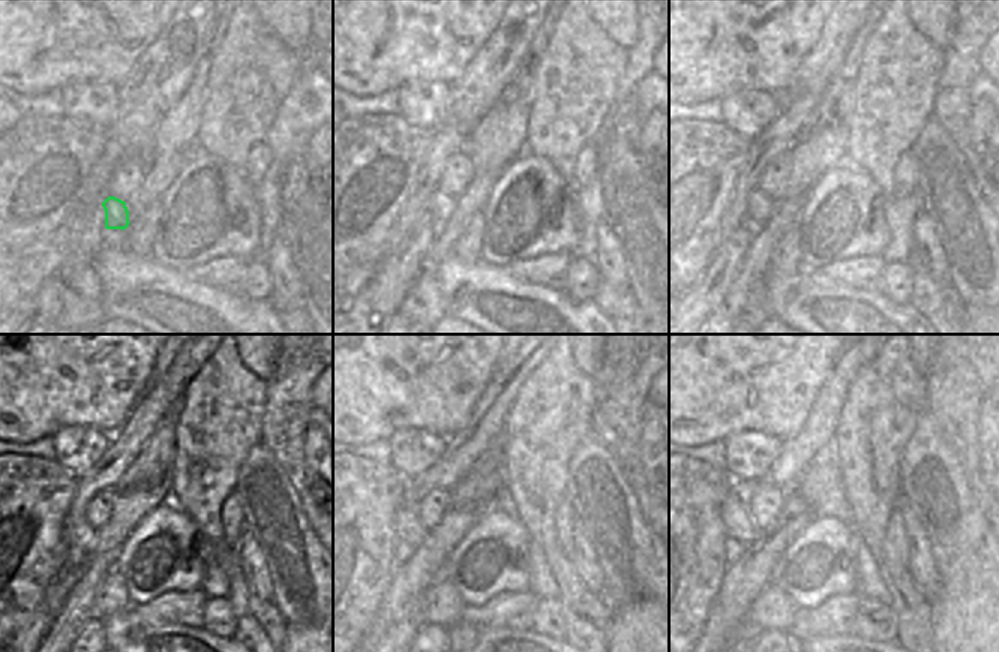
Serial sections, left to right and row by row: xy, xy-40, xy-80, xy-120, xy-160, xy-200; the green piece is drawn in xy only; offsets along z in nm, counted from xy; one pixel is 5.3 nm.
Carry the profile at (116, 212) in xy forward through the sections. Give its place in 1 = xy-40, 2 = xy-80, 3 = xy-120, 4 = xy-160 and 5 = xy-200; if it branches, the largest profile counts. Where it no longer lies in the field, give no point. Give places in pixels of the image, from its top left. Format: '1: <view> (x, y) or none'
1: xy-40 (441, 207)
2: xy-80 (759, 206)
3: xy-120 (80, 537)
4: xy-160 (410, 532)
5: xy-200 (735, 514)

